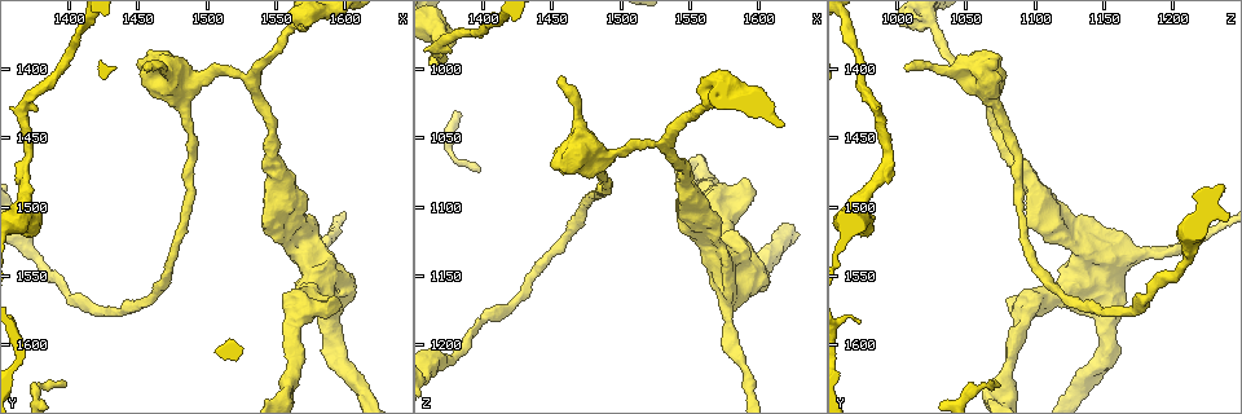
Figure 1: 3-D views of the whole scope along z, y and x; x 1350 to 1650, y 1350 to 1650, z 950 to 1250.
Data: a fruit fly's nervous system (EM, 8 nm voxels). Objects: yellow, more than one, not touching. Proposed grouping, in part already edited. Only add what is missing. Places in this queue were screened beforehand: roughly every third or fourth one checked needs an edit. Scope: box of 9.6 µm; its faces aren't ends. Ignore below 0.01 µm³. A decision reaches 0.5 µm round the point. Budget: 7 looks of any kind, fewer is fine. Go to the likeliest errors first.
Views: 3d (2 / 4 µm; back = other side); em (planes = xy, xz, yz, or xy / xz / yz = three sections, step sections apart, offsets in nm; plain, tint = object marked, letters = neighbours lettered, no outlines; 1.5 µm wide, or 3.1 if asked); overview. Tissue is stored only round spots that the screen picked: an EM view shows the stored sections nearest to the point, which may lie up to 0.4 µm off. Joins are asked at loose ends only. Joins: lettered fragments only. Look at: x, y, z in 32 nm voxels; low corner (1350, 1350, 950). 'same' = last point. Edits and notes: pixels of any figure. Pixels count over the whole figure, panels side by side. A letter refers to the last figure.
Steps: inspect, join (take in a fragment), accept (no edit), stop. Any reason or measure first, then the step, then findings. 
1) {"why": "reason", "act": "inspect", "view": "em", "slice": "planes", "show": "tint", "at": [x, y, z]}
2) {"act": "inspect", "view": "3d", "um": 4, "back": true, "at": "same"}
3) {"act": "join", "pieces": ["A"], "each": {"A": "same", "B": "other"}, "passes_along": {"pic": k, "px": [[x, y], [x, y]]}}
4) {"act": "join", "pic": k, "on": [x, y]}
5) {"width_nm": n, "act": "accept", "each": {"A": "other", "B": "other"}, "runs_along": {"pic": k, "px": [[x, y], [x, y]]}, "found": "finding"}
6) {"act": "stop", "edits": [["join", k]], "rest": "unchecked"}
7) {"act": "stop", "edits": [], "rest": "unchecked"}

{"why": "free end", "act": "inspect", "view": "em", "slice": "planes", "show": "letters", "at": [1454, 1398, 1004]}

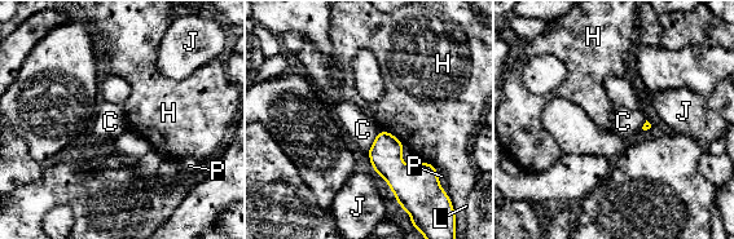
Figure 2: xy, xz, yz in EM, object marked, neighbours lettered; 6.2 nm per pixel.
{"longest_contact_nm": ["H", 190], "act": "accept", "each": {"C": "other", "H": "other", "J": "other", "L": "other", "P": "other"}, "found": "none of them fits"}

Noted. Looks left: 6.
{"why": "tapers out", "act": "inspect", "view": "em", "slice": "planes", "show": "letters", "at": [1398, 1630, 1072]}

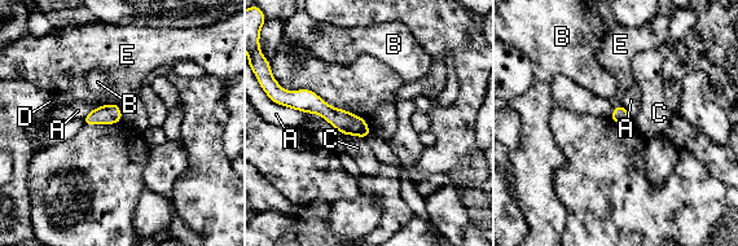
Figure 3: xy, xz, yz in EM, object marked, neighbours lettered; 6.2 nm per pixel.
{"longest_contact_nm": ["A", 240], "act": "accept", "each": {"A": "other", "B": "other", "C": "other", "D": "other", "E": "other"}, "border": {"pic": 3, "px": [[115, 102], [96, 106], [82, 119]]}, "found": "none of them fits"}

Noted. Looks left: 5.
{"why": "an open end", "act": "inspect", "view": "em", "slice": "planes", "show": "letters", "at": [1592, 1564, 1090]}

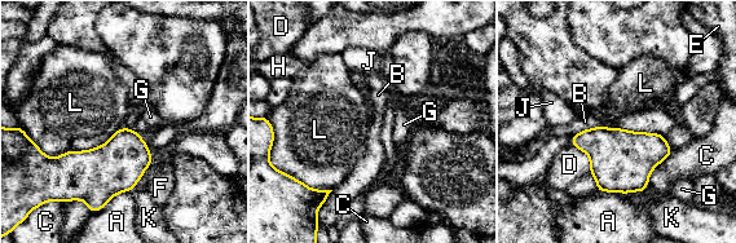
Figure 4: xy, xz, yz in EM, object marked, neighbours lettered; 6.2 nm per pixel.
{"act": "accept", "each": {"A": "other", "B": "other", "C": "other", "D": "other", "E": "other", "F": "other", "G": "other", "H": "other", "J": "other", "K": "other", "L": "other"}, "border": {"pic": 4, "px": [[123, 126], [89, 149], [38, 147]]}, "found": "none of them fits"}

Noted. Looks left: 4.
{"act": "stop", "edits": [], "rest": "unchecked"}

